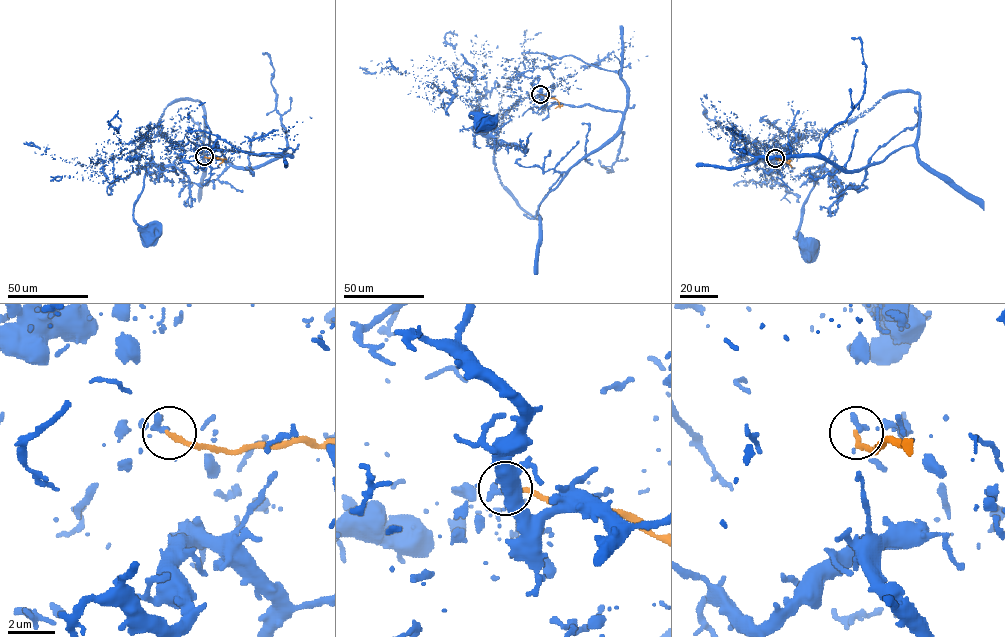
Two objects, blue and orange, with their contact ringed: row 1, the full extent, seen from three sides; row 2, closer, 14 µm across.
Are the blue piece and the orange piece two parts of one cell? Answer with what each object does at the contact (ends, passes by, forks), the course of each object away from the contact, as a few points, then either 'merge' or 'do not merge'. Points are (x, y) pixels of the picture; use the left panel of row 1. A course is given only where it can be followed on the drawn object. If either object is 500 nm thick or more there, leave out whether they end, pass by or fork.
blue ends | orange ends | blue via (204, 156), (201, 148), (183, 151), (166, 132), (151, 135), (151, 160), (133, 215), (149, 235) | orange via (204, 156), (220, 158), (223, 161), (219, 164) | do not merge

